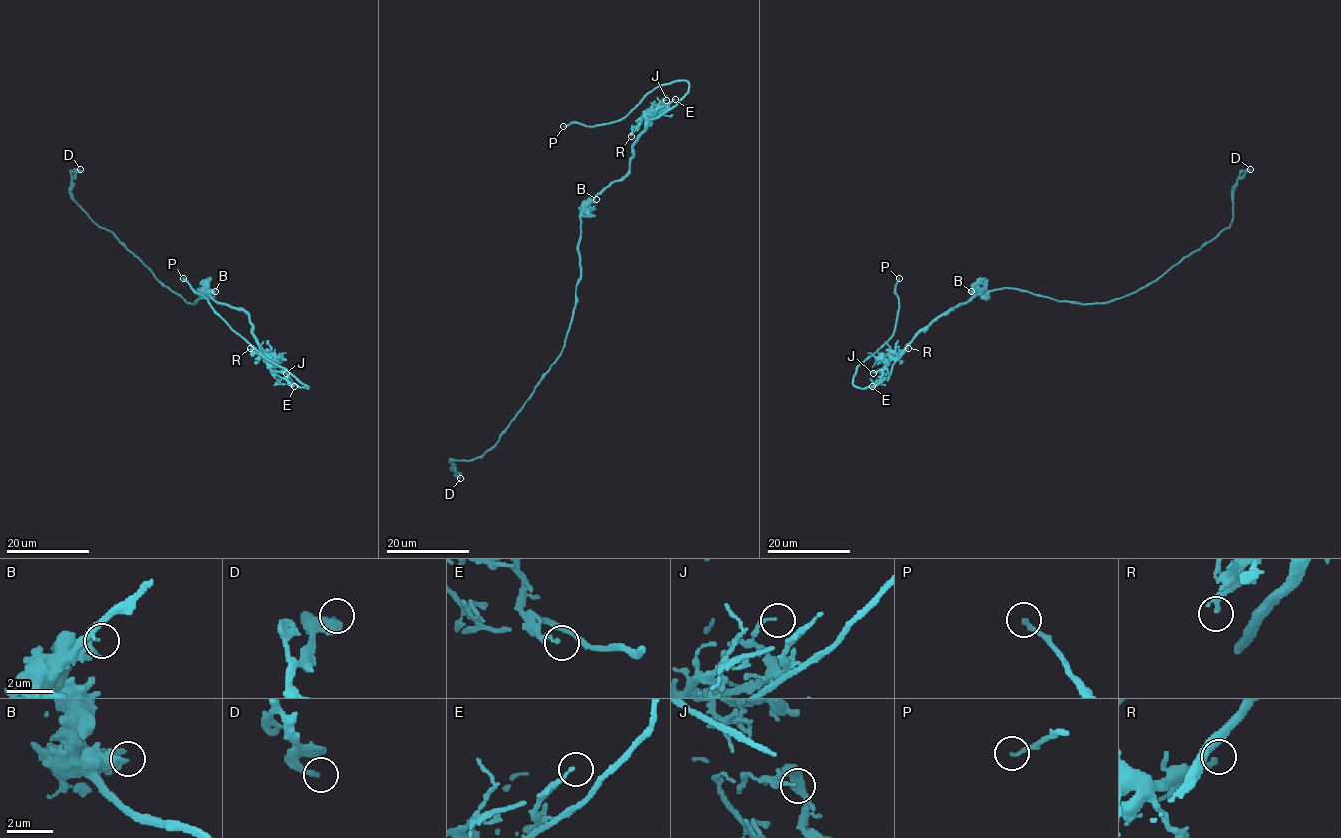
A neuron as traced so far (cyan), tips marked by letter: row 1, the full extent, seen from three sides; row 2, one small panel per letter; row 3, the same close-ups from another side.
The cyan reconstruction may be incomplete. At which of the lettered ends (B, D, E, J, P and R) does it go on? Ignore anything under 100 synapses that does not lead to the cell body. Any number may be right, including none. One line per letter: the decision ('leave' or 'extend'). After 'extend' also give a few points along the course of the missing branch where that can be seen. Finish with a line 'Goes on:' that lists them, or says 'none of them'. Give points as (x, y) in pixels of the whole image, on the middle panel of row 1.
B: leave
D: leave
E: leave
J: leave
P: extend; course (563, 126), (550, 117), (541, 115), (540, 119)
R: leave
Goes on: P

